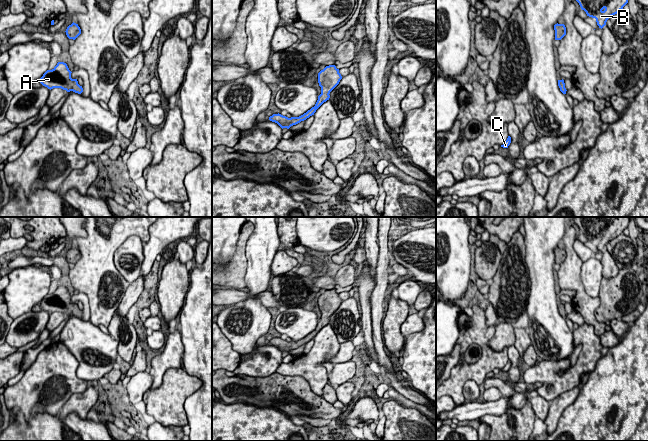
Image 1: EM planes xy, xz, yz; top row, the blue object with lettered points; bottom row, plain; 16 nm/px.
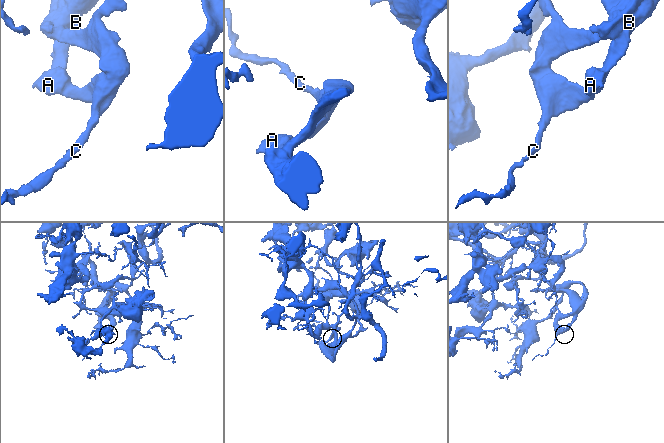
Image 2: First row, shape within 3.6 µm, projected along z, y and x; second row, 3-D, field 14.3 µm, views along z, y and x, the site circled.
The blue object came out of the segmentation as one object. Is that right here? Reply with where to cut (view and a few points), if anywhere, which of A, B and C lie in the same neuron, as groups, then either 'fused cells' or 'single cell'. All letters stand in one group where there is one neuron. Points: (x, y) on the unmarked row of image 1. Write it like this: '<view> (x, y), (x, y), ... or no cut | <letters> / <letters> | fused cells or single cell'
no cut | A B C | single cell

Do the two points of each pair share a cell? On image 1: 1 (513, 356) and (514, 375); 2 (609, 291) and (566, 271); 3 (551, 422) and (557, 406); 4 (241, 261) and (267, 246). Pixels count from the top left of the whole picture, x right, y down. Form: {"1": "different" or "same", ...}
{"1": "same", "2": "different", "3": "same", "4": "different"}

